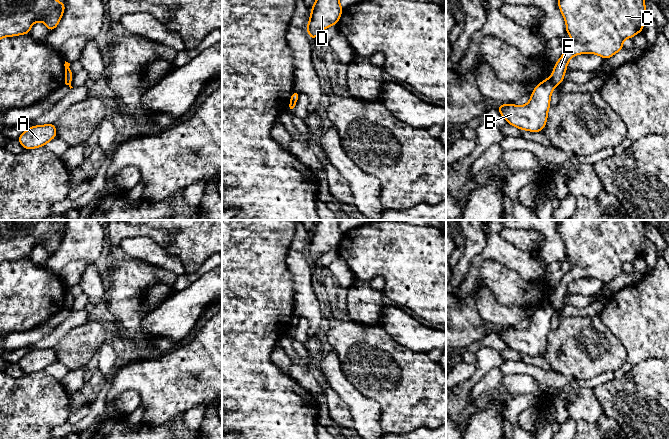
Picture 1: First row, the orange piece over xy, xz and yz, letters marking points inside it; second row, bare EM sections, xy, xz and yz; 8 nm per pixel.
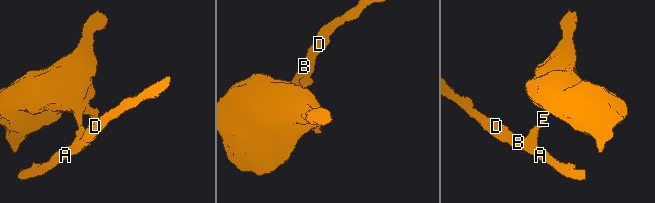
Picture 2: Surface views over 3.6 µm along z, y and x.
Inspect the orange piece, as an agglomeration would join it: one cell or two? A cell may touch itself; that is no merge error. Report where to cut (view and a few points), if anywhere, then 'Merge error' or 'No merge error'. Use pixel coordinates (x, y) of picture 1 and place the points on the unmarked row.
Split along yz (550, 302), (555, 309). Merge error

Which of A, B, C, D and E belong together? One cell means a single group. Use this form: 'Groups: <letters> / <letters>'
Groups: A B D / C E

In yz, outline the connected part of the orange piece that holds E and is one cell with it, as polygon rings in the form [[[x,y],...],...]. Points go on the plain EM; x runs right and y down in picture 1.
[[[558,220],[558,231],[566,246],[566,257],[572,262],[572,266],[554,287],[551,304],[555,310],[564,305],[567,289],[572,281],[591,277],[599,279],[604,284],[608,283],[623,273],[623,265],[626,262],[632,263],[637,257],[643,256],[646,239],[644,220]]]

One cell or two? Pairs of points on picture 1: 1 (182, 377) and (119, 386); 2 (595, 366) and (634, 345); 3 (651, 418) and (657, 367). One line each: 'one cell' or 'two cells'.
1: one cell
2: two cells
3: one cell

